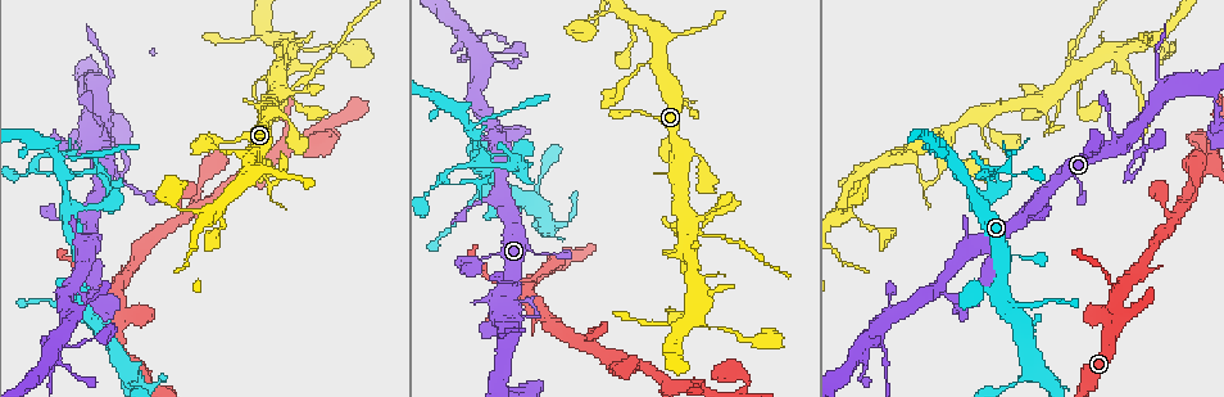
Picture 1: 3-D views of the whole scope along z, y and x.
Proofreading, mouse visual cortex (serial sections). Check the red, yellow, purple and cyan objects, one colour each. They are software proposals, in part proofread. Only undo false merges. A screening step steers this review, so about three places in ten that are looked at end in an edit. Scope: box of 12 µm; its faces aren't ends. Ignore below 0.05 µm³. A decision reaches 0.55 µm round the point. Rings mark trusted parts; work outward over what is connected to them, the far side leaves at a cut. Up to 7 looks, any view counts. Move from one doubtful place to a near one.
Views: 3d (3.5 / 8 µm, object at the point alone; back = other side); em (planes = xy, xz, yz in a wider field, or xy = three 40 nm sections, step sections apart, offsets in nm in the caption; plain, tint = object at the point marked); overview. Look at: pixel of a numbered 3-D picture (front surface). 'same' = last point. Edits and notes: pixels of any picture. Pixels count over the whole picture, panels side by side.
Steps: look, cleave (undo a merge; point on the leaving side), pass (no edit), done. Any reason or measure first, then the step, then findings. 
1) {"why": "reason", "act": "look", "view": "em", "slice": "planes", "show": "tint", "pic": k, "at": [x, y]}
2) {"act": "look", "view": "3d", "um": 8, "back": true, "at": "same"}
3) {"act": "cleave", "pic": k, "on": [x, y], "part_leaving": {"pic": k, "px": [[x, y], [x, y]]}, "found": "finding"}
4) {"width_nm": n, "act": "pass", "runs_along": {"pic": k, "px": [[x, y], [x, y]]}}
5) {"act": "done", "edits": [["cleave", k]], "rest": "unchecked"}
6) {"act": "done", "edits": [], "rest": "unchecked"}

{"why": "thick turns thin", "act": "look", "view": "3d", "um": 8, "pic": 1, "at": [703, 294]}

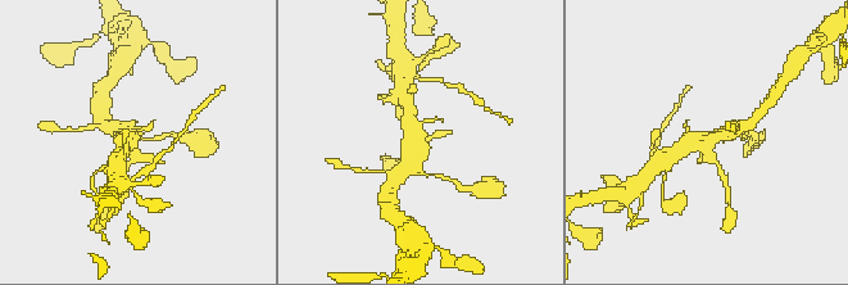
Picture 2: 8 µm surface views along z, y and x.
{"why": "now the EM", "act": "look", "view": "em", "slice": "xy", "step": 1, "show": "tint", "pic": 2, "at": [419, 139]}

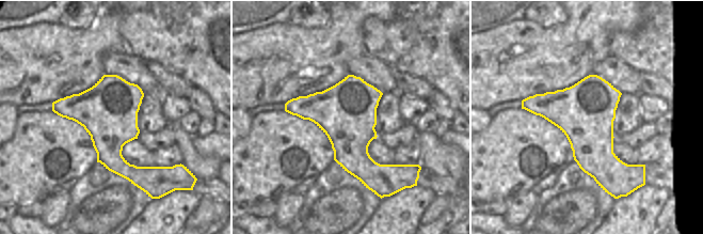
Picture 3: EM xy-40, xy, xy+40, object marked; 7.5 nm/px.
{"act": "pass", "runs_along": {"pic": 2, "px": [[675, 153], [689, 139], [737, 131]]}, "found": "continuous, no second cell"}

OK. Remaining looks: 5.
{"why": "a fork", "act": "look", "view": "3d", "um": 3.5, "back": true, "pic": 1, "at": [117, 294]}

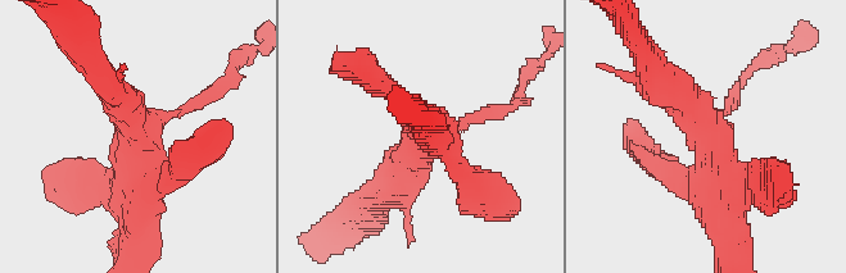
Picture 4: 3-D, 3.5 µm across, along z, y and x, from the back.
{"arms": 3, "arm_widths_nm": [150, 350, 400], "act": "look", "view": "em", "slice": "xy", "step": 3, "show": "tint", "pic": 4, "at": [711, 130]}

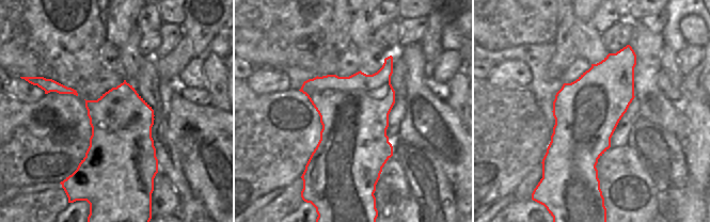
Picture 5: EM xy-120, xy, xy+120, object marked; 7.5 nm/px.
{"act": "look", "view": "em", "slice": "xy", "step": 2, "show": "tint", "at": "same"}

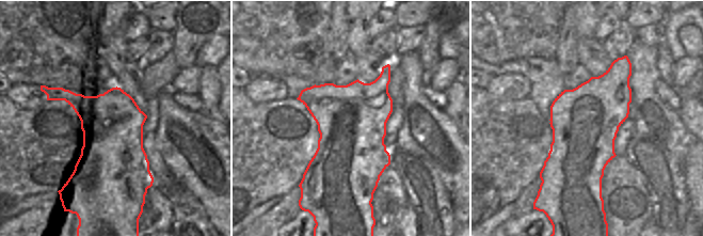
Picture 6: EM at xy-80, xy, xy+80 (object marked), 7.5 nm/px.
{"width_nm": 500, "act": "pass", "runs_along": {"pic": 4, "px": [[715, 212], [711, 132], [656, 69]]}, "found": "all the same cell"}

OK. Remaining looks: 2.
{"why": "abrupt turn", "act": "look", "view": "3d", "um": 3.5, "back": true, "pic": 1, "at": [533, 302]}

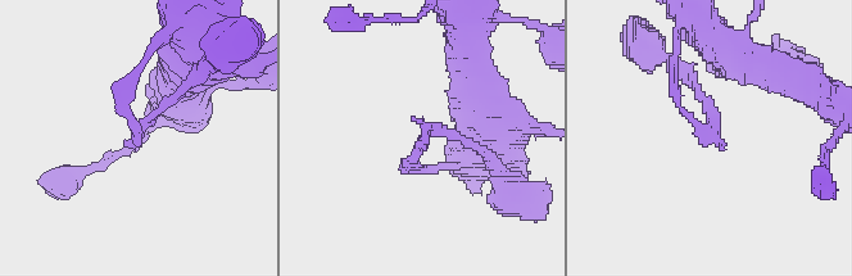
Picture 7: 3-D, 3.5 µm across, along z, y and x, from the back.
{"arm_widths_nm": [150, 150], "why": "need the tissue", "act": "look", "view": "em", "slice": "xy", "step": 5, "show": "tint", "pic": 7, "at": [141, 127]}

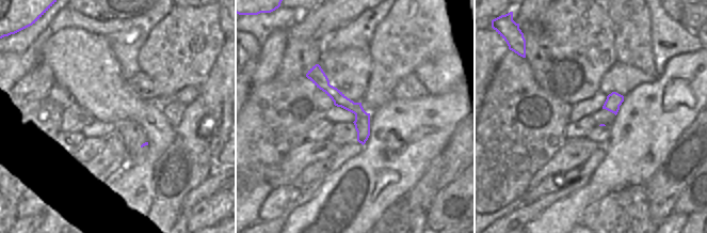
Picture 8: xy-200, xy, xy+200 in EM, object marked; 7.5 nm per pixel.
{"act": "pass", "runs_along": {"pic": 7, "px": [[430, 170], [485, 155]]}, "found": "one cell here"}

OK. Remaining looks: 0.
{"act": "done", "edits": [], "rest": "unchecked"}

